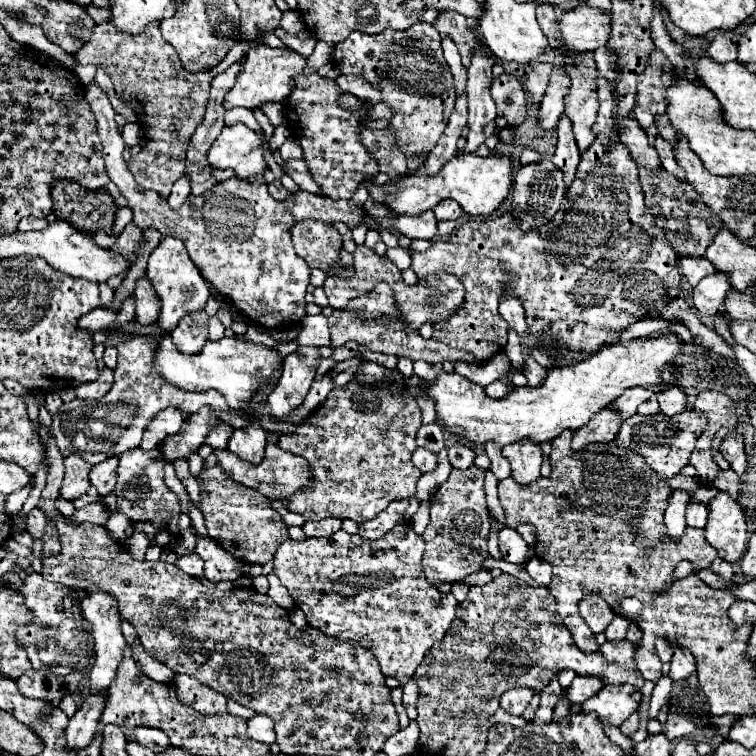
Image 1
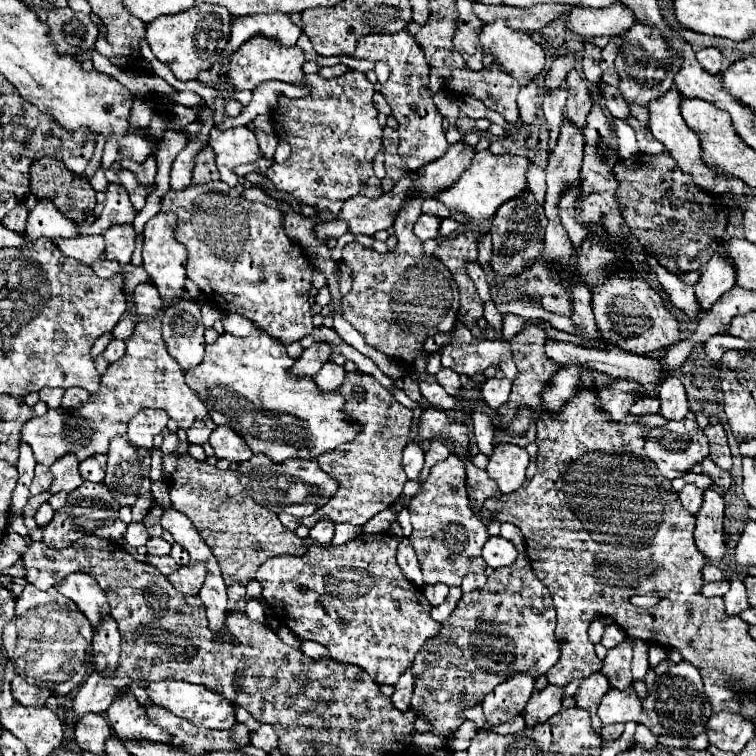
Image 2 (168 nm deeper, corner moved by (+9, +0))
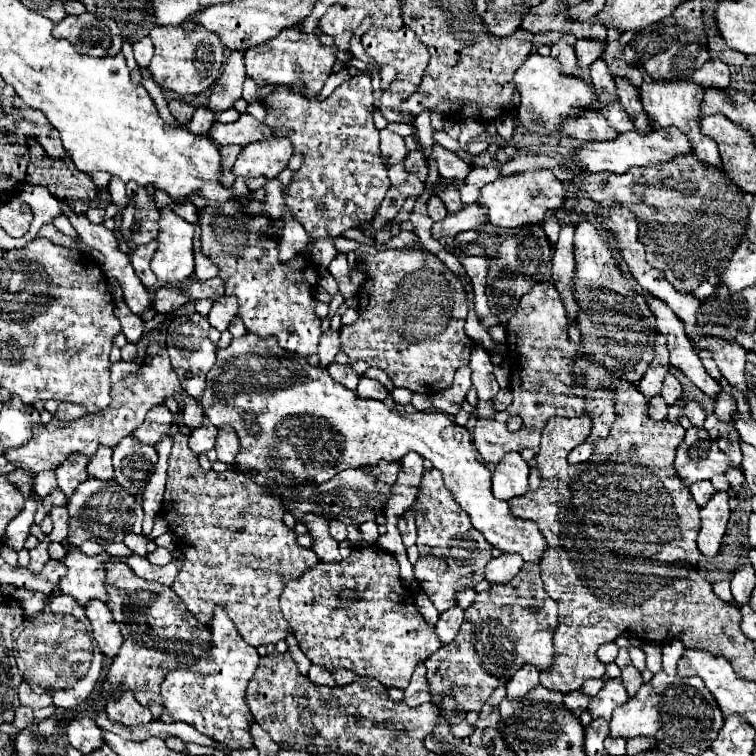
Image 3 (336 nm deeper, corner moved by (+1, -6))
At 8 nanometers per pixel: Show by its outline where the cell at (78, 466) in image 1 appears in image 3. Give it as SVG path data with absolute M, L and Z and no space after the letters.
M71 454L57 470L57 484L59 488L65 492L65 496L71 496L75 492L75 488L85 482L87 476L87 456L83 454Z

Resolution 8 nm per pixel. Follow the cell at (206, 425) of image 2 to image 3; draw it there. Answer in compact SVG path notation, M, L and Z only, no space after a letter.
M205 416L203 424L191 432L191 436L189 436L189 448L193 452L197 452L197 454L213 450L213 446L215 446L215 434L217 434L217 428Z

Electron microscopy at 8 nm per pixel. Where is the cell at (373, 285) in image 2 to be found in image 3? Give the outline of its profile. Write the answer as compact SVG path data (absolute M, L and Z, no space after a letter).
M427 250L379 251L377 254L373 254L373 256L365 256L365 262L361 262L357 266L365 274L365 282L361 286L363 294L359 294L359 320L355 324L351 324L351 326L343 326L341 328L341 352L349 356L349 364L355 362L355 360L365 360L369 366L385 370L395 386L407 388L407 390L417 392L417 394L435 394L435 392L447 390L453 384L453 374L461 366L469 364L469 354L471 354L471 342L469 342L469 338L465 336L465 332L461 328L465 324L465 318L467 318L467 298L465 298L465 290L463 290L461 280L437 256L433 256Z

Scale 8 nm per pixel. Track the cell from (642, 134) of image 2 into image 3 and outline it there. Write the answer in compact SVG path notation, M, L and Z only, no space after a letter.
M615 78L615 86L617 86L617 96L621 100L621 104L625 106L625 110L633 116L633 122L639 130L647 130L651 124L647 122L647 114L641 106L641 98L639 98L639 90L627 80L627 78Z

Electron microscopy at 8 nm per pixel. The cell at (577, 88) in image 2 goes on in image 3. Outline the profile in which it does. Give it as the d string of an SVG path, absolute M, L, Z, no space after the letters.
M583 114L583 118L571 118L571 122L563 126L563 134L587 142L605 142L617 138L617 132L607 124L605 118L599 118L599 114Z

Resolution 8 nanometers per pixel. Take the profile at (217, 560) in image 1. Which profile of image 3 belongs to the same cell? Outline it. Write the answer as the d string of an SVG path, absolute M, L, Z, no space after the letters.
M217 606L211 624L211 650L203 652L199 656L199 662L189 668L171 670L161 684L161 696L165 704L161 720L185 722L197 732L225 744L231 750L251 748L253 738L249 734L249 728L253 724L253 716L245 702L245 690L247 682L253 678L257 664L257 648L247 646L239 638L235 626L231 626L231 620L227 620L227 614L223 614L223 608Z

